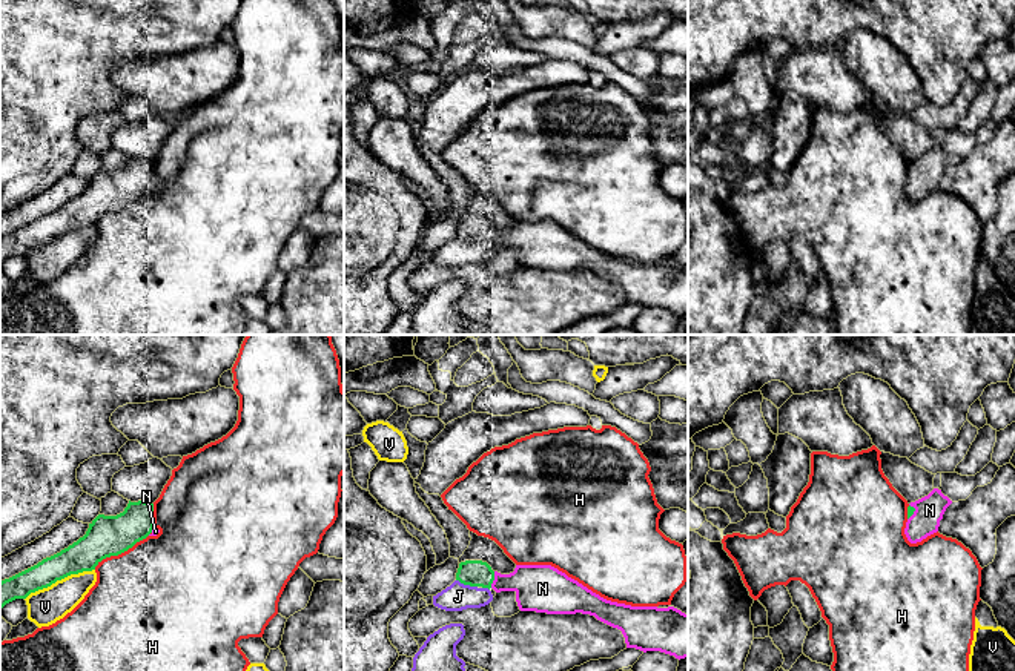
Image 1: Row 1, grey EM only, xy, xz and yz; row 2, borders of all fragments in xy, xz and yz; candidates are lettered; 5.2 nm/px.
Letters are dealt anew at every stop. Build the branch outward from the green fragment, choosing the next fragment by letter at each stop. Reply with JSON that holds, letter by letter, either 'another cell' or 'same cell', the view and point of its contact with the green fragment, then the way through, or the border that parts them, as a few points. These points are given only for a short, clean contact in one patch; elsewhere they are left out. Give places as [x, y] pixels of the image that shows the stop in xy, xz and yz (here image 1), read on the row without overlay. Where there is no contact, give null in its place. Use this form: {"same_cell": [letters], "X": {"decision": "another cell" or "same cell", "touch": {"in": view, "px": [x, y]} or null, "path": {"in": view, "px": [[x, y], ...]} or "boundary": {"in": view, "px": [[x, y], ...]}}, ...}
{"same_cell": ["N"], "H": {"decision": "another cell", "touch": {"in": "xy", "px": [122, 208]}}, "J": {"decision": "another cell", "touch": {"in": "xz", "px": [467, 240]}}, "N": {"decision": "same cell", "touch": {"in": "xz", "px": [493, 235]}}, "V": {"decision": "another cell", "touch": {"in": "xy", "px": [59, 235]}}}

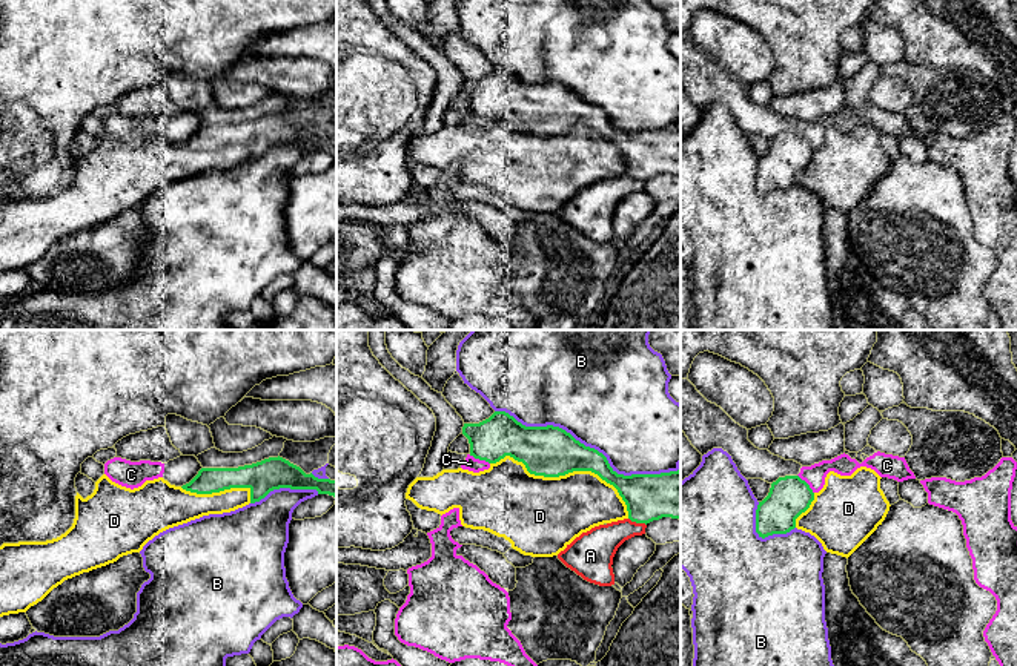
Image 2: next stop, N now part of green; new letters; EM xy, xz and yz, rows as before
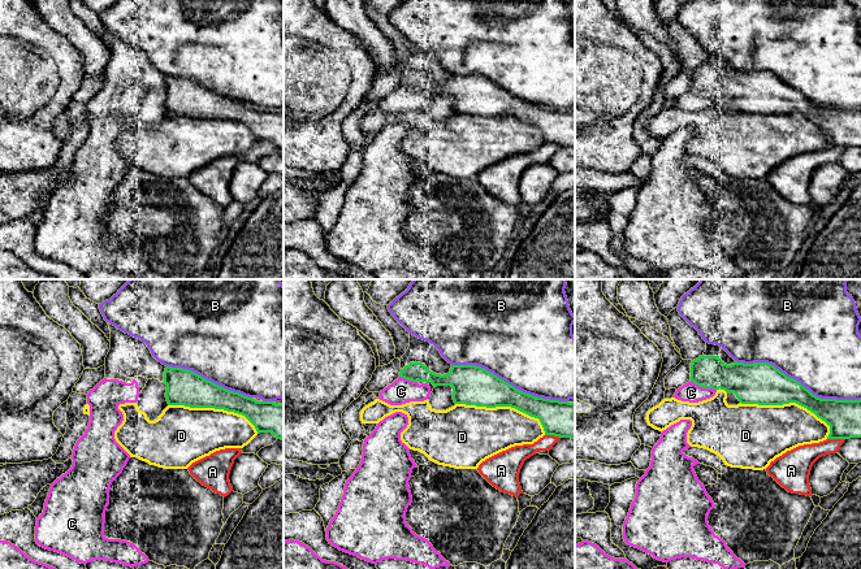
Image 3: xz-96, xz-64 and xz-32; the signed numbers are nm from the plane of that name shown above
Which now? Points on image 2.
{"same_cell": [], "A": {"decision": "another cell", "touch": {"in": "xz", "px": [638, 178]}, "boundary": {"in": "xz", "px": [[629, 174], [645, 181]]}}, "B": {"decision": "another cell", "touch": {"in": "xz", "px": [589, 103]}}, "C": {"decision": "another cell", "touch": {"in": "xz", "px": [480, 115]}}, "D": {"decision": "another cell", "touch": {"in": "xz", "px": [567, 129]}}}

